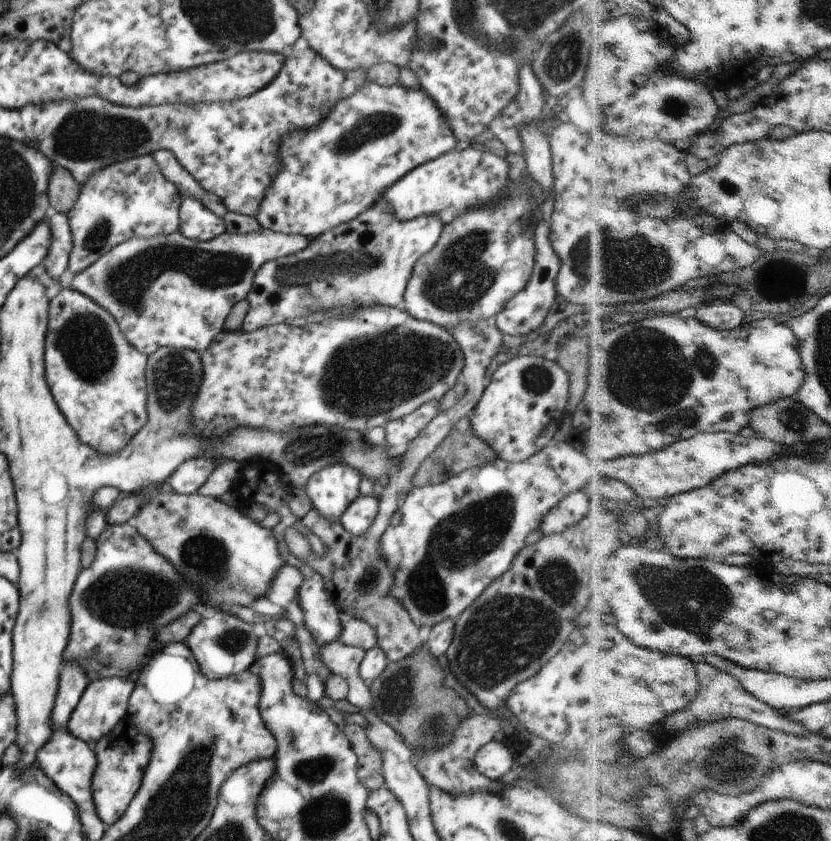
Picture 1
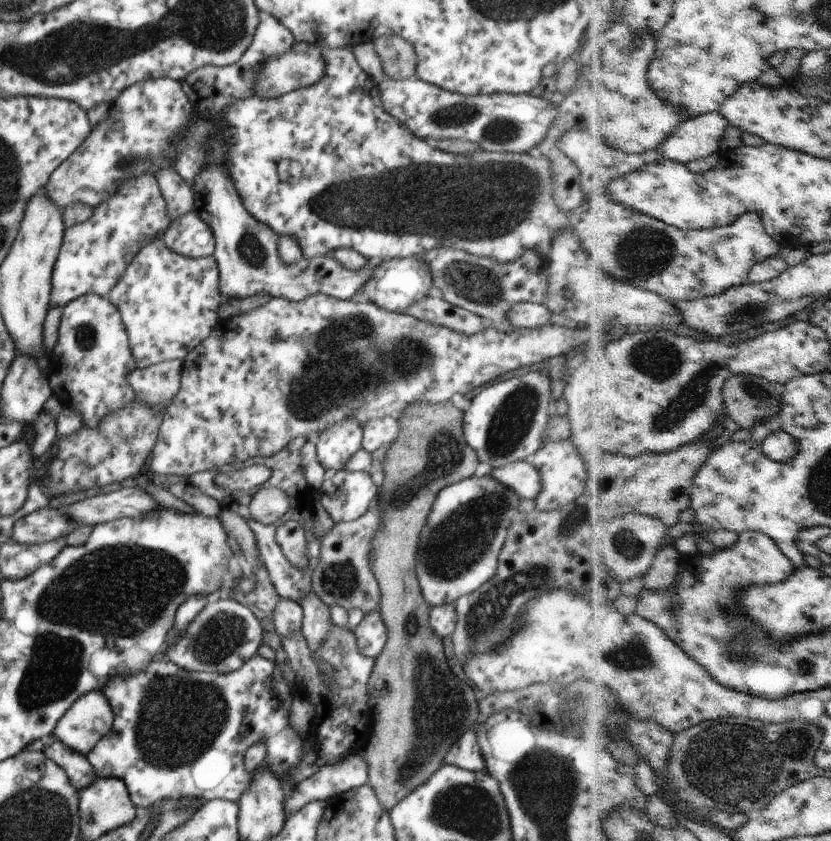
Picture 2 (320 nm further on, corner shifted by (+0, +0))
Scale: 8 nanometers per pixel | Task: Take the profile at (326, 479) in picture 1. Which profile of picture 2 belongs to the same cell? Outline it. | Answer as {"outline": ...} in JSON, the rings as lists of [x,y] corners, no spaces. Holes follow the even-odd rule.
{"outline":[[[351,418],[340,420],[318,432],[316,460],[325,471],[343,470],[346,460],[360,449],[362,428]]]}

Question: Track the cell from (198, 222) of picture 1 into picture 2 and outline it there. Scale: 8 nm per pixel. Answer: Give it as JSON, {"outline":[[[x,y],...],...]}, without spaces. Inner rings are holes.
{"outline":[[[193,212],[173,219],[161,235],[171,252],[190,259],[209,256],[214,249],[210,228]]]}

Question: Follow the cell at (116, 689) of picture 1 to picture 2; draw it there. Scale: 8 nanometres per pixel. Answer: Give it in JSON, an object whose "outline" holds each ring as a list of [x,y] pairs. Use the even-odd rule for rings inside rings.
{"outline":[[[101,691],[76,698],[59,718],[52,735],[66,747],[85,755],[109,732],[113,713]]]}

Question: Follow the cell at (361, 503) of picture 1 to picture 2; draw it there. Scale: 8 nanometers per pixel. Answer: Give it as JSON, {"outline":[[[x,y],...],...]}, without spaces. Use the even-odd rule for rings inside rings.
{"outline":[[[339,470],[333,477],[324,479],[315,491],[333,523],[359,518],[378,494],[367,471]]]}

